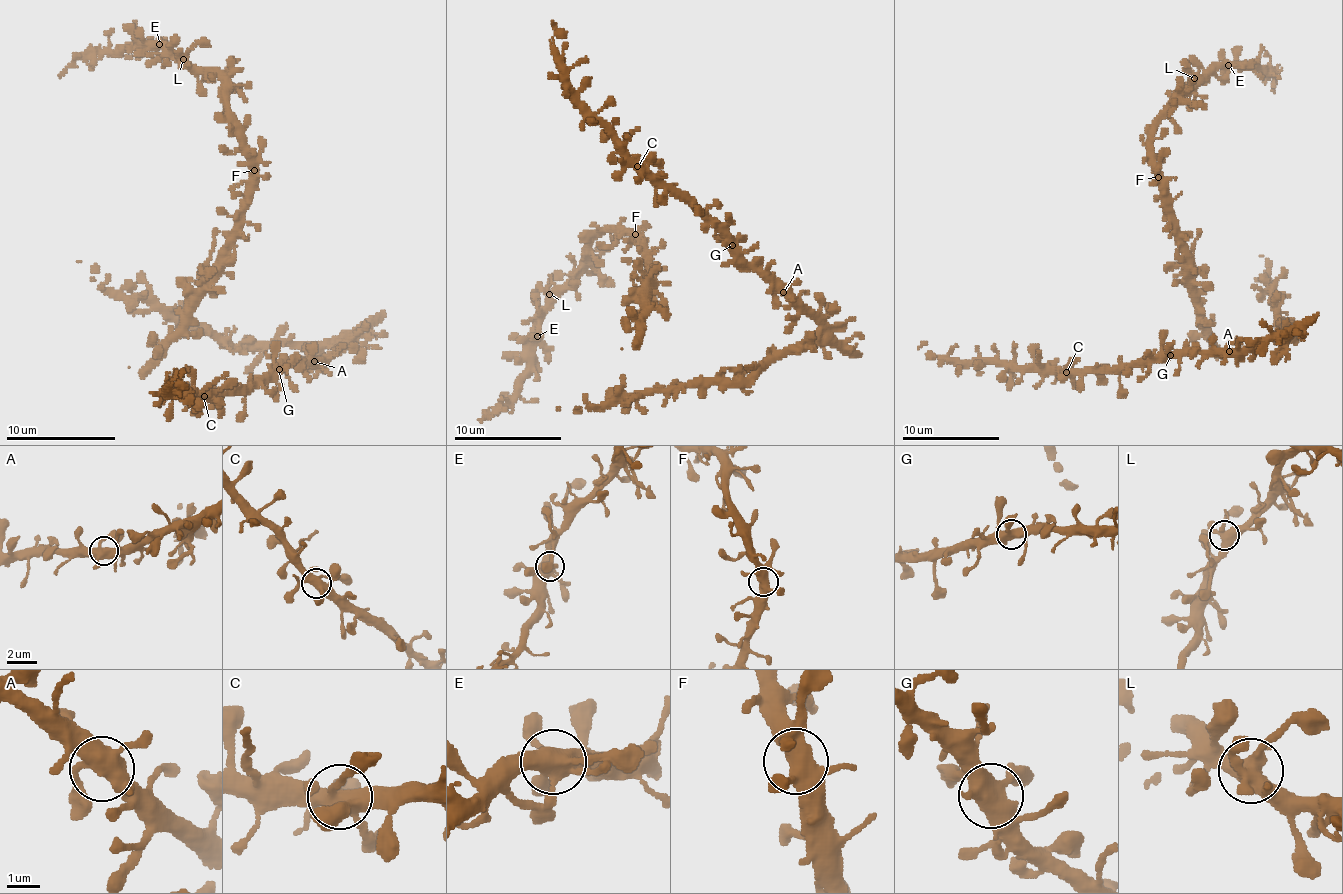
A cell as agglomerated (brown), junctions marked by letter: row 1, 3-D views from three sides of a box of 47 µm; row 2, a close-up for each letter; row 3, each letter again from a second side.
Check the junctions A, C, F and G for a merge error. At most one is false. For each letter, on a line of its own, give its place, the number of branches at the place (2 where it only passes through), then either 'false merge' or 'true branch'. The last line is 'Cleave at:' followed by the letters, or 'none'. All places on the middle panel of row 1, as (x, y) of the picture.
A: (783, 292) | 5 | true branch
C: (637, 166) | 6 | true branch
F: (635, 234) | 7 | true branch
G: (732, 245) | 5 | true branch
Cleave at: none

